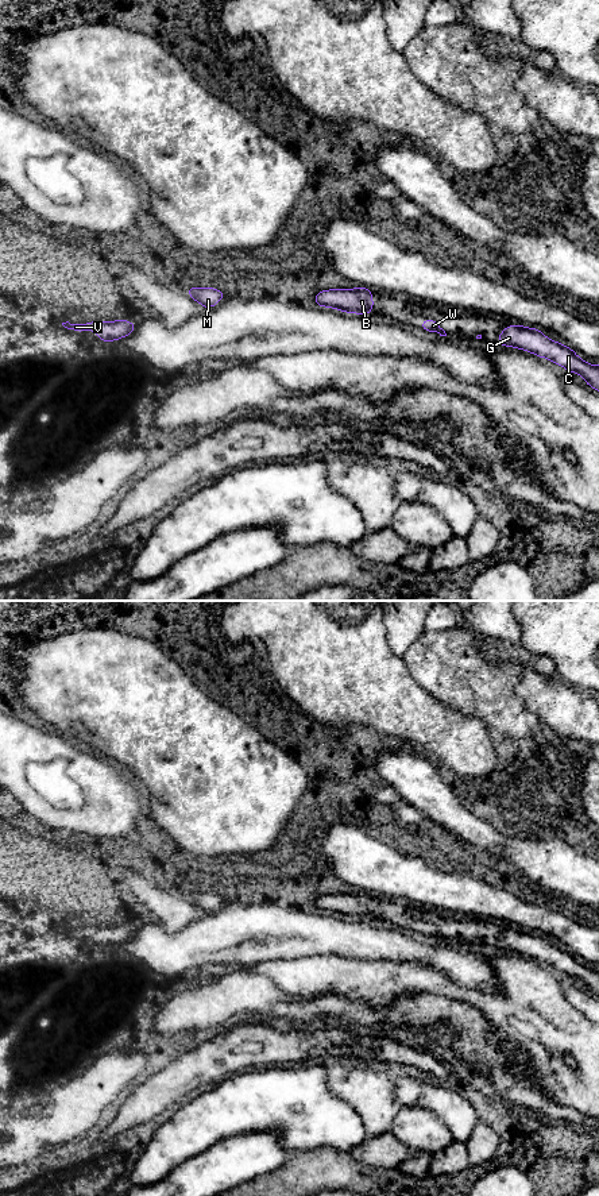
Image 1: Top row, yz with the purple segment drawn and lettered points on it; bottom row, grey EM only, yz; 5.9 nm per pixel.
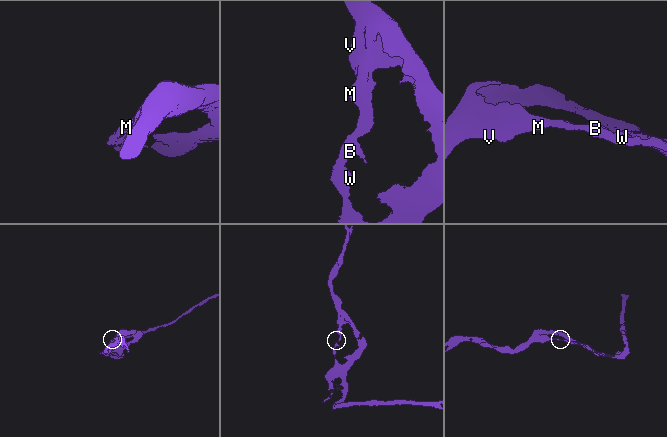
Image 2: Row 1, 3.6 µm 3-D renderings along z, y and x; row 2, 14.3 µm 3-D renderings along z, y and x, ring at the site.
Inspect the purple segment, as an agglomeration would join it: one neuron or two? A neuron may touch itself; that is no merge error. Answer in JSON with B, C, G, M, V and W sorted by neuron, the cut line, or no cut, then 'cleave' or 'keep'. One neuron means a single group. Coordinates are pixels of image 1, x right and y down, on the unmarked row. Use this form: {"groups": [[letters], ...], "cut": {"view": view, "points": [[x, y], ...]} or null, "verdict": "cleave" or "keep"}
{"groups": [["B", "C", "G", "M", "V", "W"]], "cut": null, "verdict": "keep"}

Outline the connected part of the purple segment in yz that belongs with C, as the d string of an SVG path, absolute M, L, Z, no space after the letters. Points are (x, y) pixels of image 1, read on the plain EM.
M511 929L503 933L496 948L533 957L538 962L546 962L557 971L581 980L590 992L599 996L599 971L580 964L571 952L548 944L538 933Z

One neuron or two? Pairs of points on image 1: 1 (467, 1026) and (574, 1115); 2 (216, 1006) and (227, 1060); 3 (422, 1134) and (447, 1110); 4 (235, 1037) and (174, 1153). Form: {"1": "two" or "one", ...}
{"1": "one", "2": "two", "3": "two", "4": "two"}

